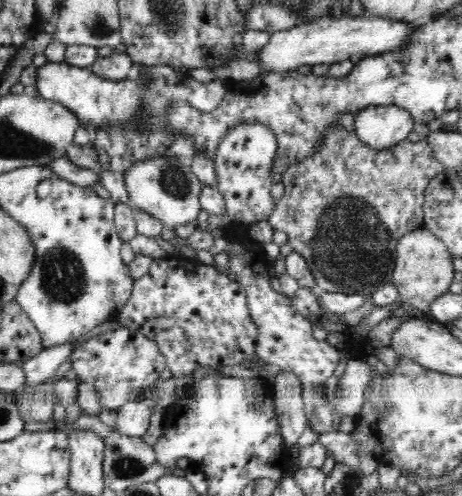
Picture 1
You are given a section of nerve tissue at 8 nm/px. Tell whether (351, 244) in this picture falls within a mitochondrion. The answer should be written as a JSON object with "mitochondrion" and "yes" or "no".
{"mitochondrion":"yes"}

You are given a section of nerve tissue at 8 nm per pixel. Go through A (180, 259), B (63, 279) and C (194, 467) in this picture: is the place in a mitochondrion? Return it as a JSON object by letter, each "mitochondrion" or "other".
{"A":"other","B":"mitochondrion","C":"other"}

